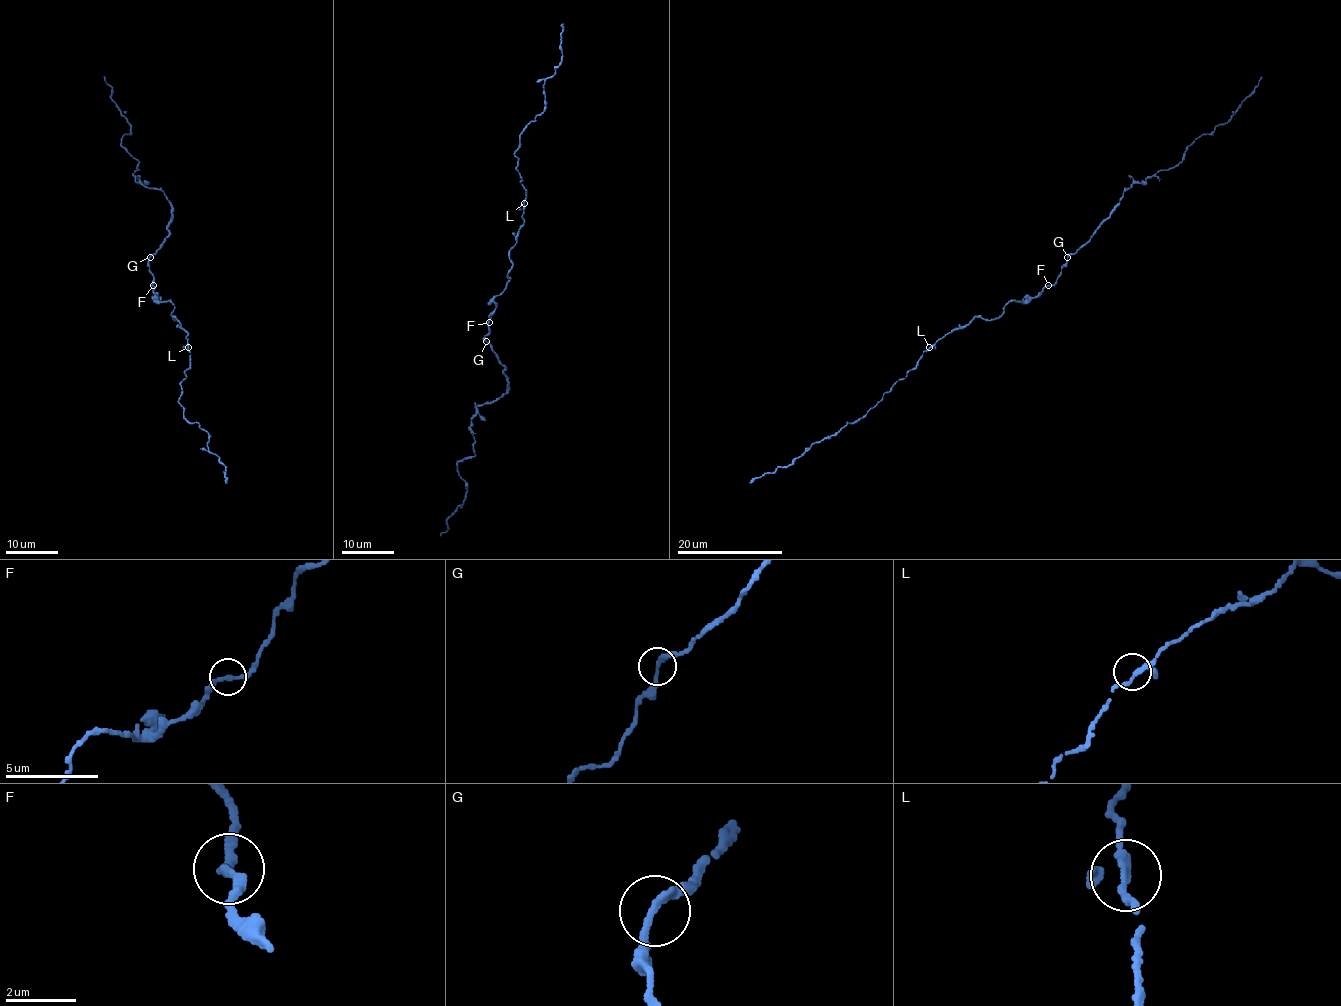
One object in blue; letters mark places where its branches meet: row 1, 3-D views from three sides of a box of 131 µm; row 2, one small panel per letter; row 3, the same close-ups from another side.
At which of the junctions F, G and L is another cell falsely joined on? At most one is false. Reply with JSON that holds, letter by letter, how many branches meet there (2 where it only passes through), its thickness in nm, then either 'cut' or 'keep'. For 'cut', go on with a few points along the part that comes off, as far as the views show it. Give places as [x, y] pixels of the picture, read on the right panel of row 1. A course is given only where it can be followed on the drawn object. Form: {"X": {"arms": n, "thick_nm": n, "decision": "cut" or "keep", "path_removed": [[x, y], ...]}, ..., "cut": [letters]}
{"F": {"arms": 2, "thick_nm": 240, "decision": "keep"}, "G": {"arms": 2, "thick_nm": 240, "decision": "keep"}, "L": {"arms": 2, "thick_nm": 240, "decision": "keep"}, "cut": []}

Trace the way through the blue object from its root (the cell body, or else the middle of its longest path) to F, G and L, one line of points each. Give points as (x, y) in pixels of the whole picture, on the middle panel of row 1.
F: (493, 299), (495, 309), (489, 316), (489, 322)
G: (493, 299), (495, 309), (489, 316), (486, 341)
L: (493, 299), (510, 279), (510, 249), (524, 222), (524, 203)

